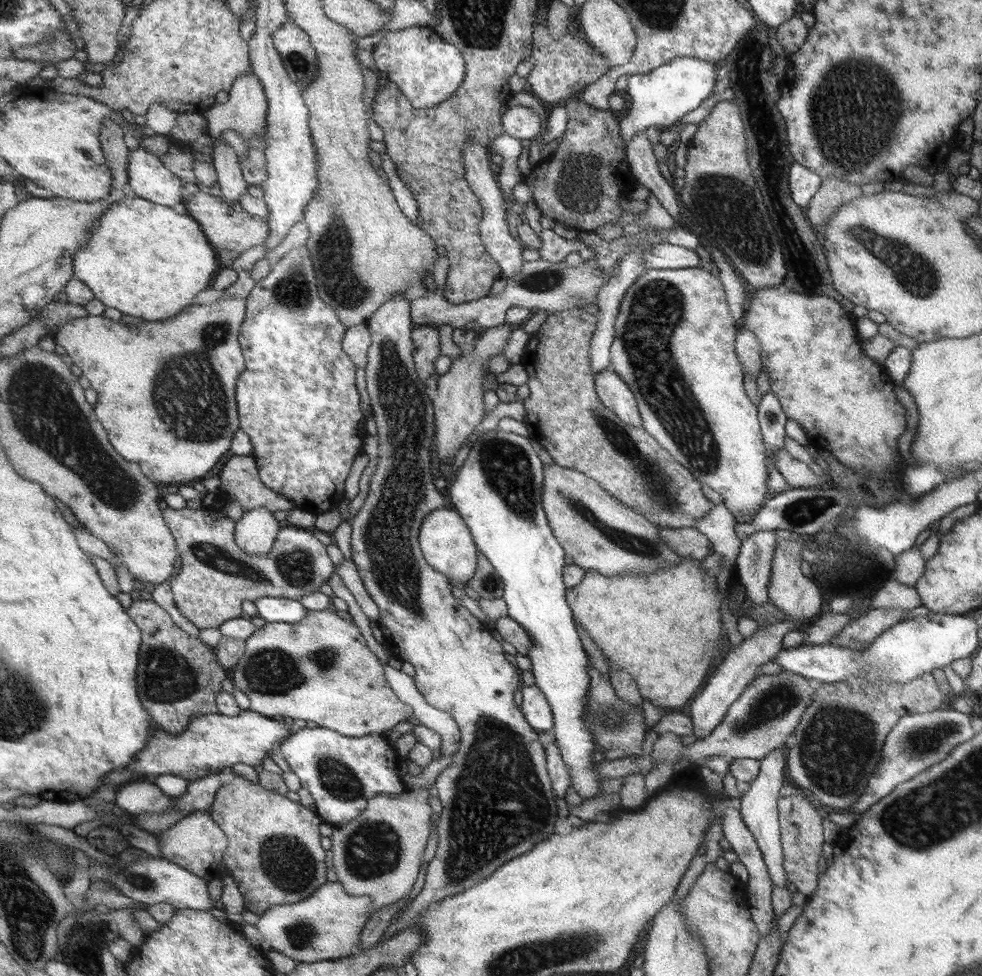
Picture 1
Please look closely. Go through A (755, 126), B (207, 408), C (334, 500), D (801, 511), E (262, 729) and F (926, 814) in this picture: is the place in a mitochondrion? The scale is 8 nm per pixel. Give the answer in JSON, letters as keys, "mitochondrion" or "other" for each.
{"A":"mitochondrion","B":"mitochondrion","C":"other","D":"mitochondrion","E":"other","F":"mitochondrion"}

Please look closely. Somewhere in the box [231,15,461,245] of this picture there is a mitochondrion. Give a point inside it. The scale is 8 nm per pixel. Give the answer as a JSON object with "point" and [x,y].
{"point":[298,63]}

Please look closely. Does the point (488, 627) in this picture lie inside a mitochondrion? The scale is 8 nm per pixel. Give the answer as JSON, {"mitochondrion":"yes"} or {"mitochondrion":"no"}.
{"mitochondrion":"no"}

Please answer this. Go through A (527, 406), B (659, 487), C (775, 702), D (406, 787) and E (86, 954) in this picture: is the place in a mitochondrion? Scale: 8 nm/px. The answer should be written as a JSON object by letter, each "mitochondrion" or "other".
{"A":"other","B":"mitochondrion","C":"mitochondrion","D":"other","E":"other"}

